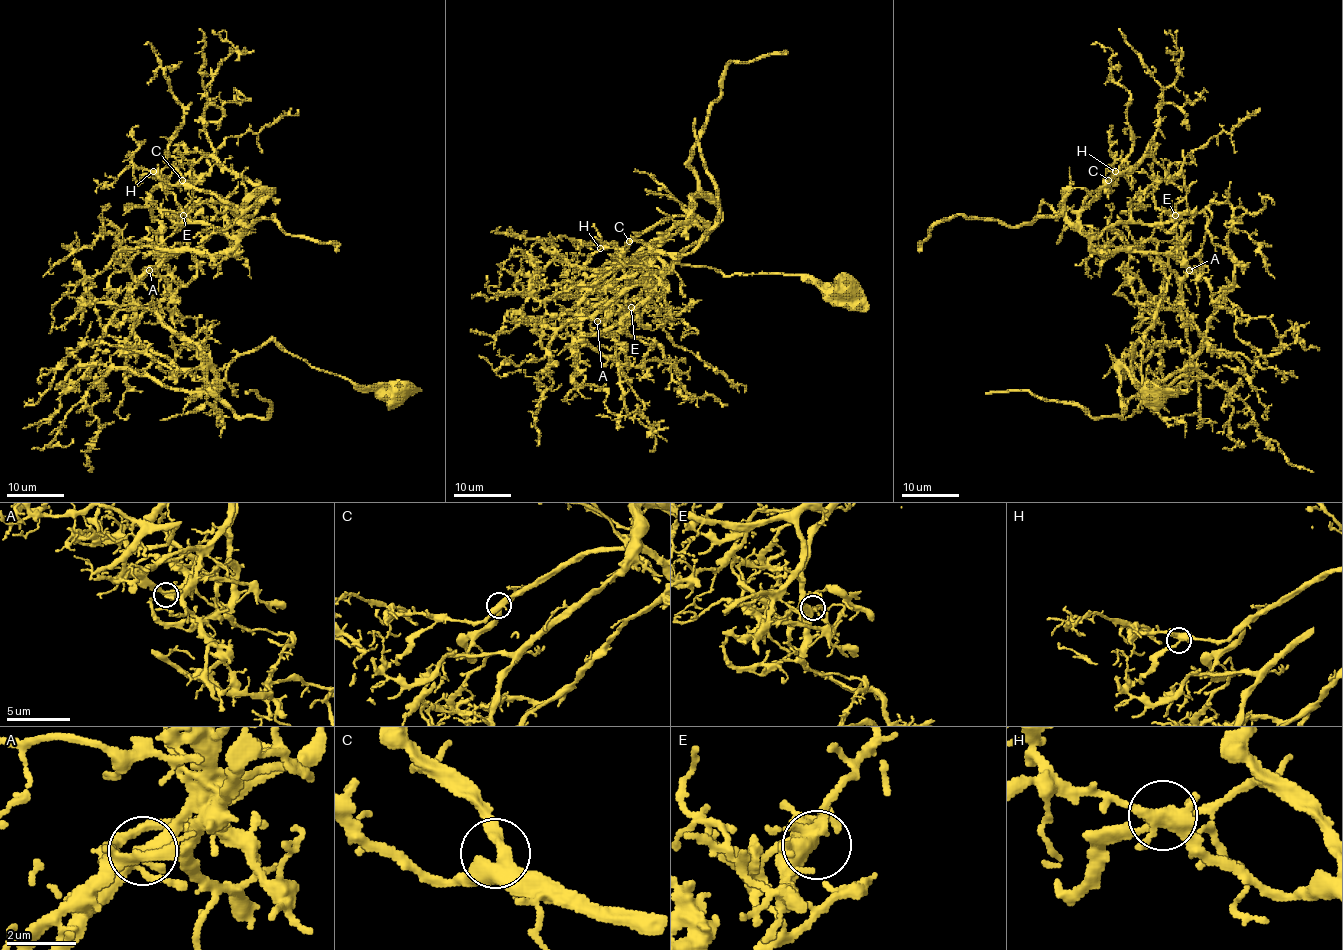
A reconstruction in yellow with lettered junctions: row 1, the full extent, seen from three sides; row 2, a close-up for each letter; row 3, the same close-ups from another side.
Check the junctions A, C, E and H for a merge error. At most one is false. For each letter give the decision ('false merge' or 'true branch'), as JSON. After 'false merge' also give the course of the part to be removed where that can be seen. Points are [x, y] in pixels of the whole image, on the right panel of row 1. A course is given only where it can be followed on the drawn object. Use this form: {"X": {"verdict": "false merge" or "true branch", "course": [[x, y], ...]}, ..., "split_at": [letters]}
{"A": {"verdict": "false merge", "course": [[1189, 270], [1156, 252], [1098, 254], [1081, 229], [1085, 199], [1124, 163], [1133, 135], [1113, 52], [1091, 44]]}, "C": {"verdict": "true branch"}, "E": {"verdict": "true branch"}, "H": {"verdict": "true branch"}, "split_at": ["A"]}

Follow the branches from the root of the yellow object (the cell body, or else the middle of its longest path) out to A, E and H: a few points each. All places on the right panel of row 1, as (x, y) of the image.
A: (1156, 395), (1143, 384), (1143, 345), (1134, 379), (1124, 358), (1179, 300), (1189, 270)
E: (1156, 395), (1143, 384), (1143, 345), (1134, 379), (1124, 358), (1179, 300), (1188, 262), (1175, 215)
H: (1156, 395), (1143, 345), (1134, 379), (1124, 358), (1166, 290), (1157, 244), (1098, 254), (1079, 222), (1115, 171)

